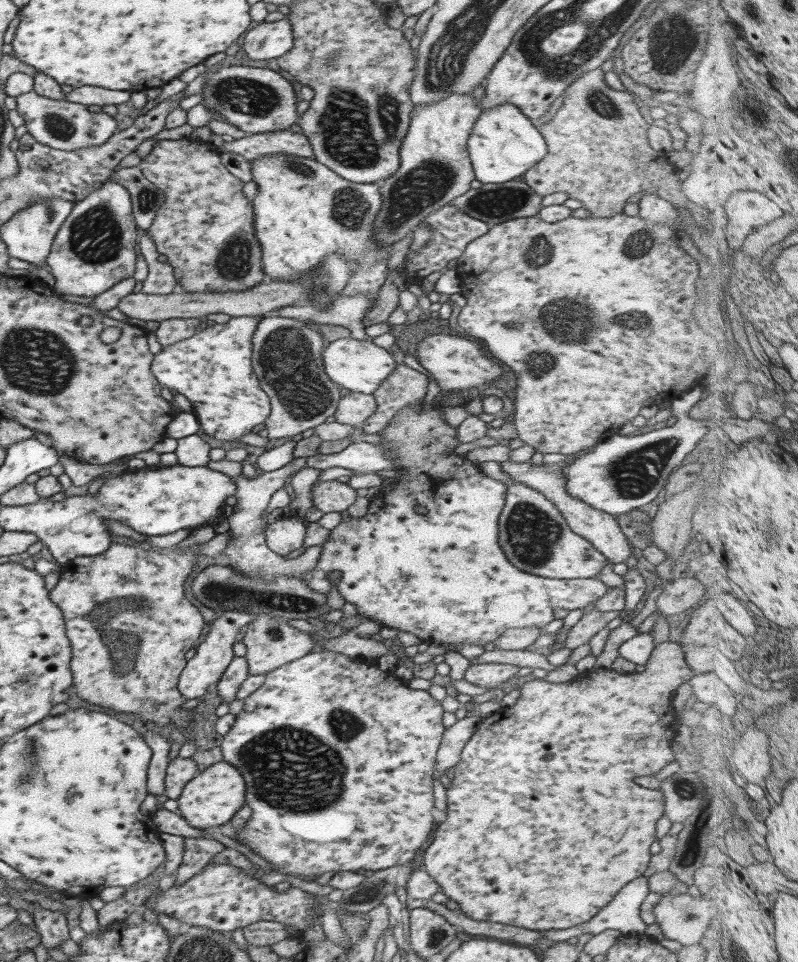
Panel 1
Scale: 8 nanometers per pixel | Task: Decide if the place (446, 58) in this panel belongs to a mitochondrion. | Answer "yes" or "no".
yes

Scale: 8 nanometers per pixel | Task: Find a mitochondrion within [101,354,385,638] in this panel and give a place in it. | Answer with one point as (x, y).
(224, 594)

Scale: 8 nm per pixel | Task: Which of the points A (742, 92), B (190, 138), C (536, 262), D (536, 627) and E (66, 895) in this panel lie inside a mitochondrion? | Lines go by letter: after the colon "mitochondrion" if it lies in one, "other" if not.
A: other
B: other
C: mitochondrion
D: other
E: other

